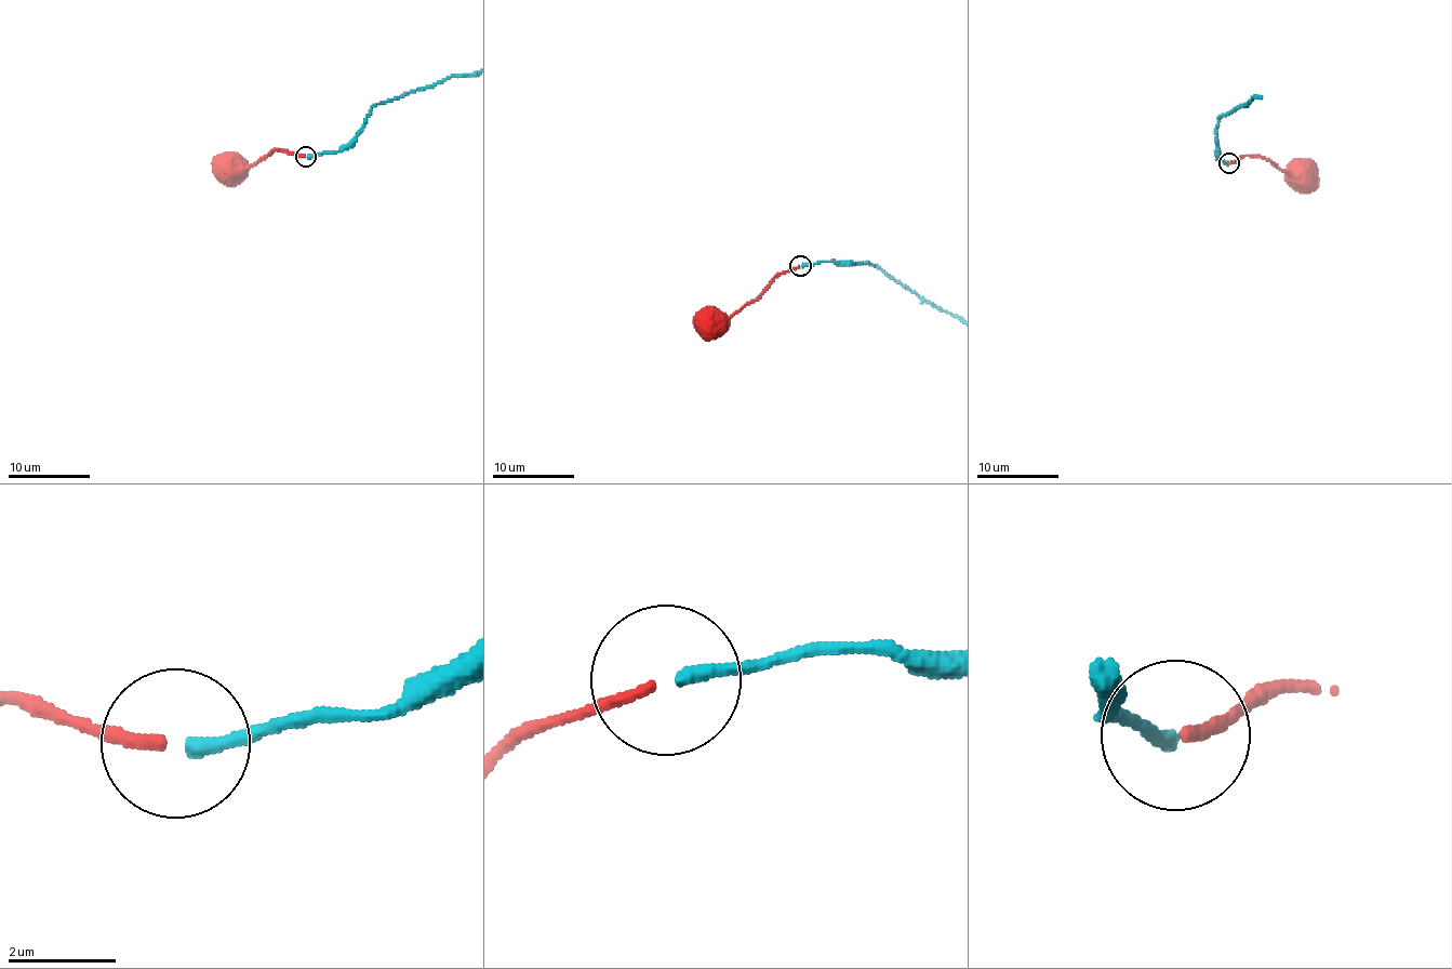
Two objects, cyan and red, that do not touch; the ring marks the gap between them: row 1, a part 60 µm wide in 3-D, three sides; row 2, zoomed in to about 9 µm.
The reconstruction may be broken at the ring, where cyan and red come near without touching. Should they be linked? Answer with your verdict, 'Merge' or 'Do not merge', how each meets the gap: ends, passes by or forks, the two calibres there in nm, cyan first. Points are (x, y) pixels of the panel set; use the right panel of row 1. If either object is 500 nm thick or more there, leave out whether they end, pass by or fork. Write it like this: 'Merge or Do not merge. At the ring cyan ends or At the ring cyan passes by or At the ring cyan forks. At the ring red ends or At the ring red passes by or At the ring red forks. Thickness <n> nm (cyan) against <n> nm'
Merge. At the ring cyan ends. At the ring red ends. Thickness 280 nm (cyan) against 200 nm

